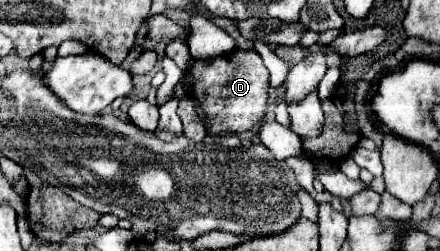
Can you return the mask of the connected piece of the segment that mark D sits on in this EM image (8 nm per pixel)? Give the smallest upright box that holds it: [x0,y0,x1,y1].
[186,49,270,135]

